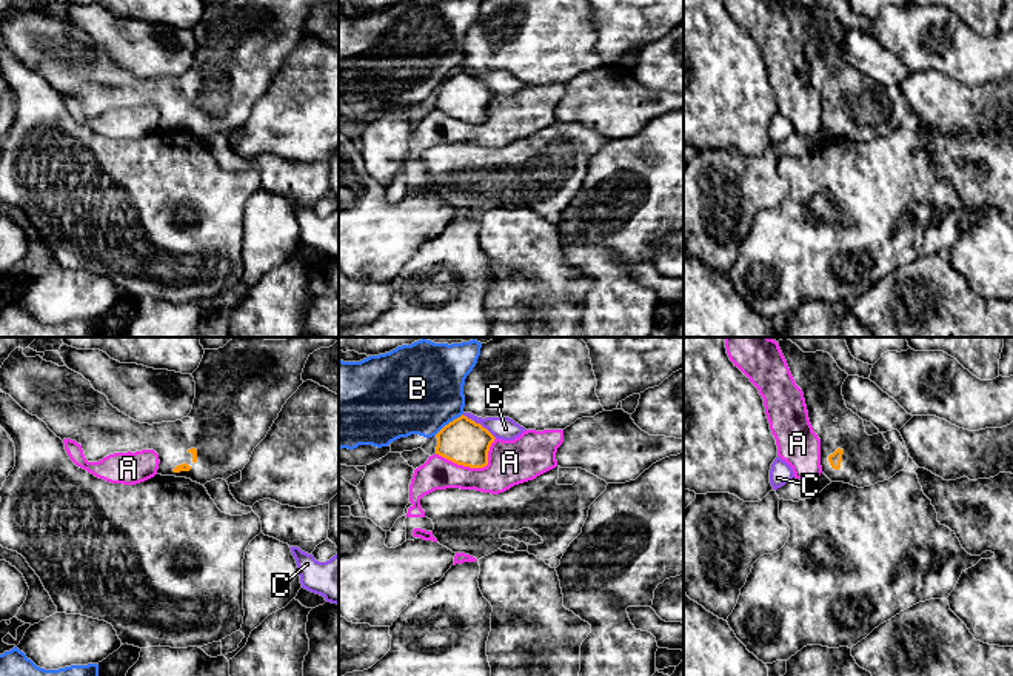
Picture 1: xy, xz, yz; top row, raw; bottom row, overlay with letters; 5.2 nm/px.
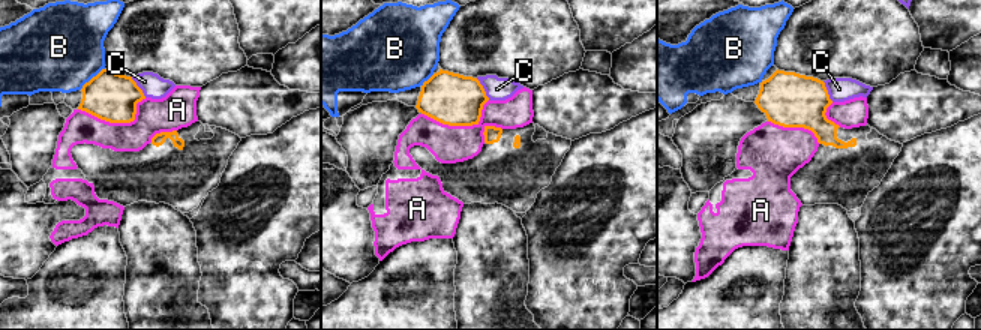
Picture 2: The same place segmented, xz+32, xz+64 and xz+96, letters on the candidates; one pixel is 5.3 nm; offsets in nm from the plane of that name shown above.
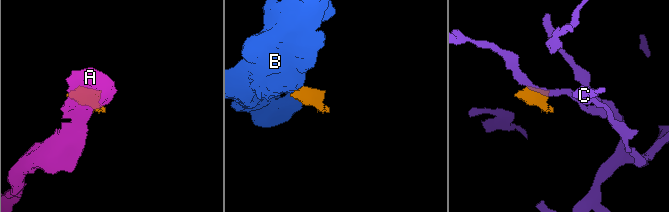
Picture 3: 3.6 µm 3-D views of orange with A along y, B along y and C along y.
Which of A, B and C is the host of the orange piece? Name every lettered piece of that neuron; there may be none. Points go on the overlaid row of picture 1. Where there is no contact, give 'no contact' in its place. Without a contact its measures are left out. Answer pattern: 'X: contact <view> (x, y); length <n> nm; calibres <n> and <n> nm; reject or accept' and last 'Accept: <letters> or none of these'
A: contact xz (474, 467); length 320 nm; calibres 240 and 240 nm; reject
B: contact xz (450, 422); length 190 nm; calibres 240 and 480 nm; reject
C: contact xz (479, 424); length 220 nm; calibres 240 and 120 nm; reject
Accept: none of these

